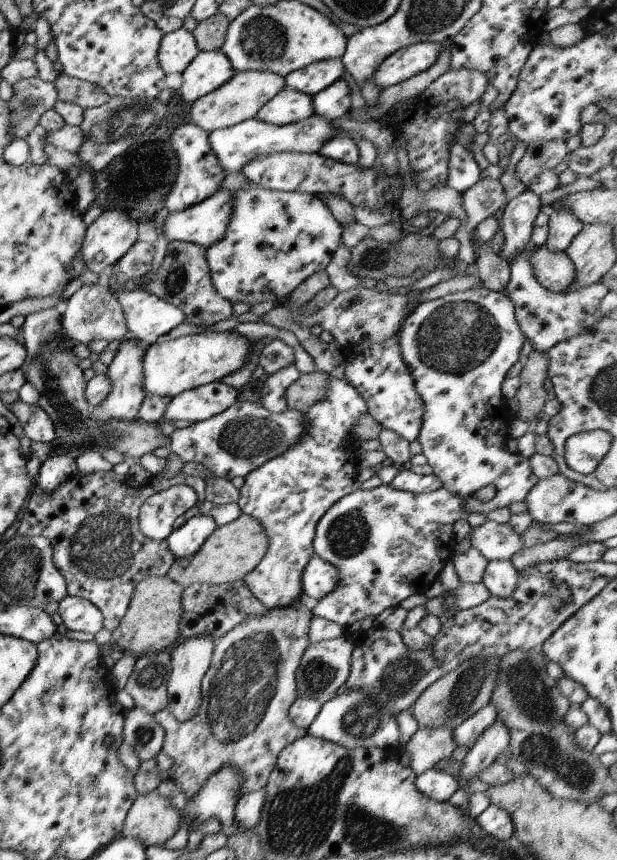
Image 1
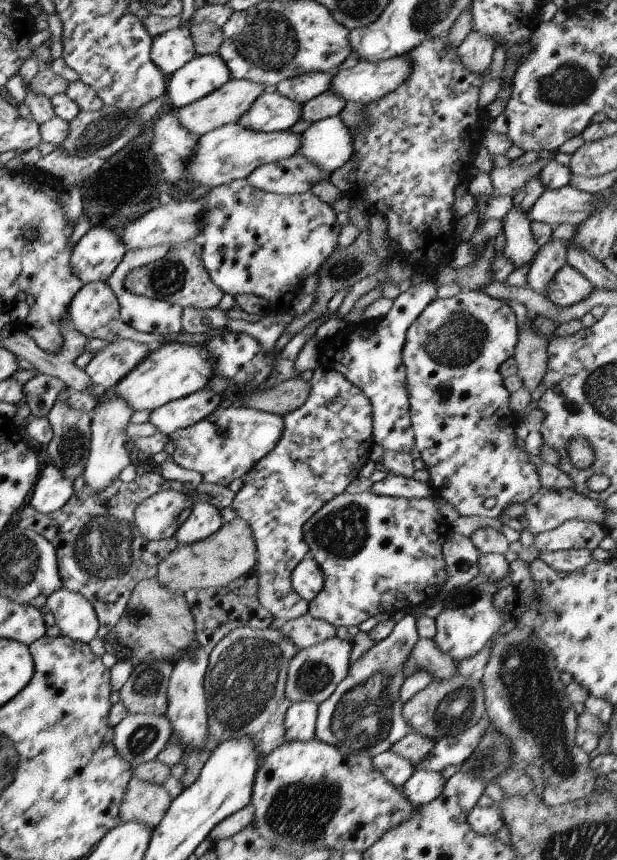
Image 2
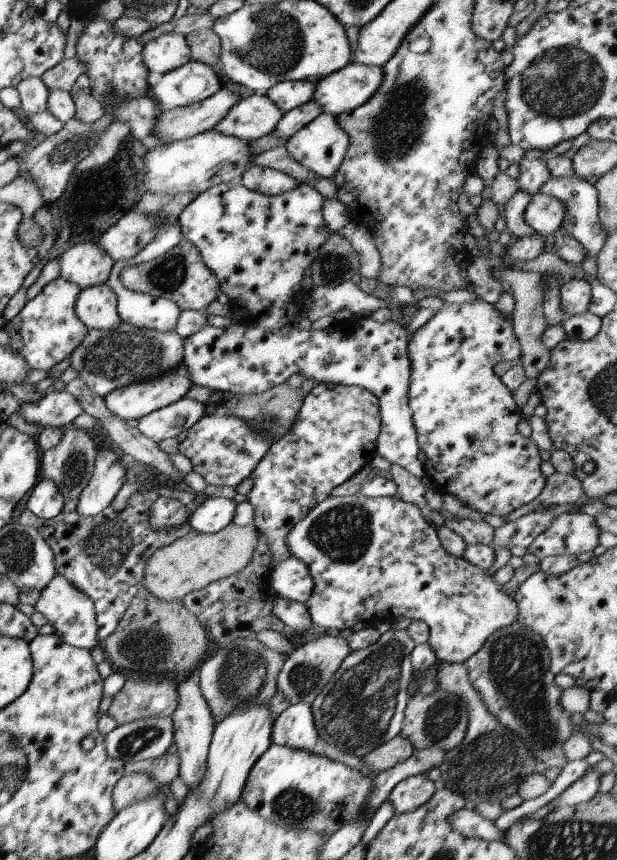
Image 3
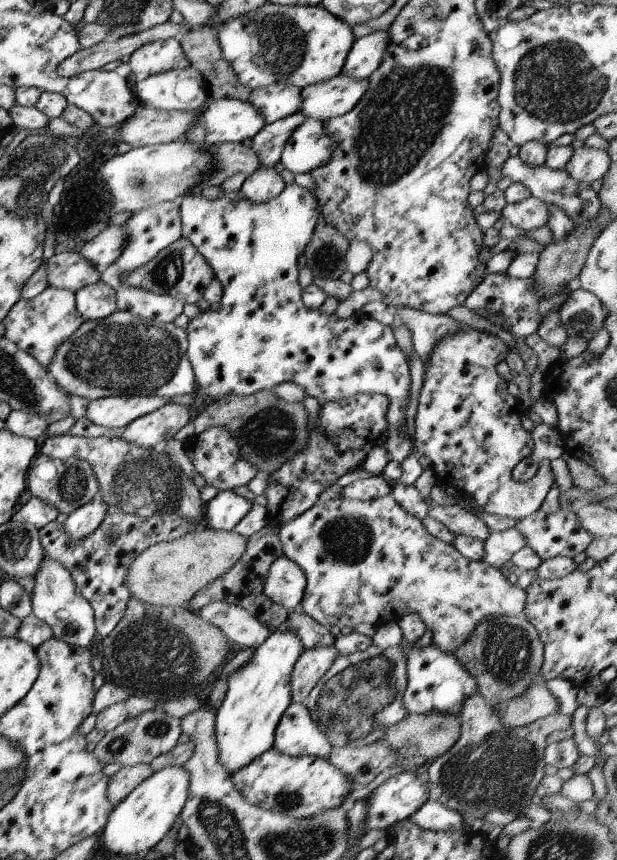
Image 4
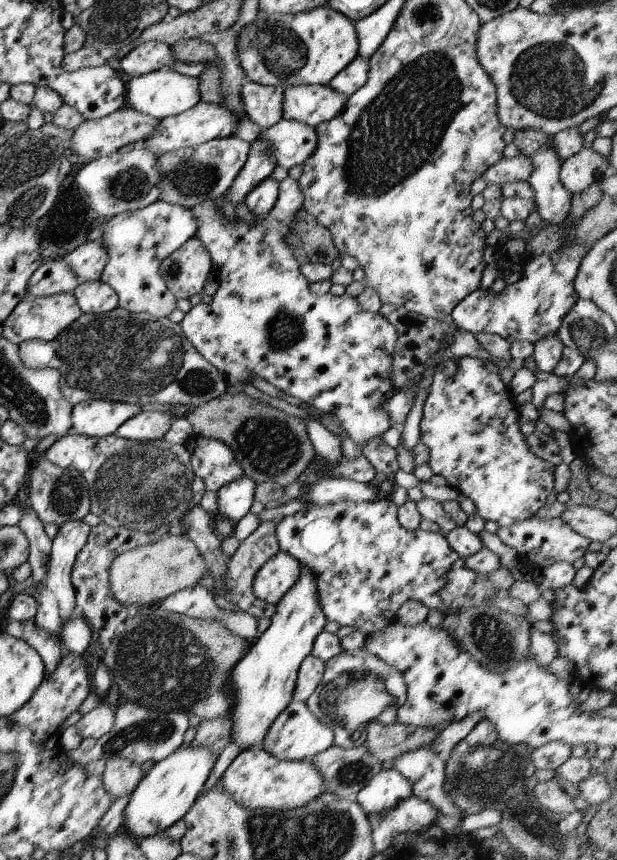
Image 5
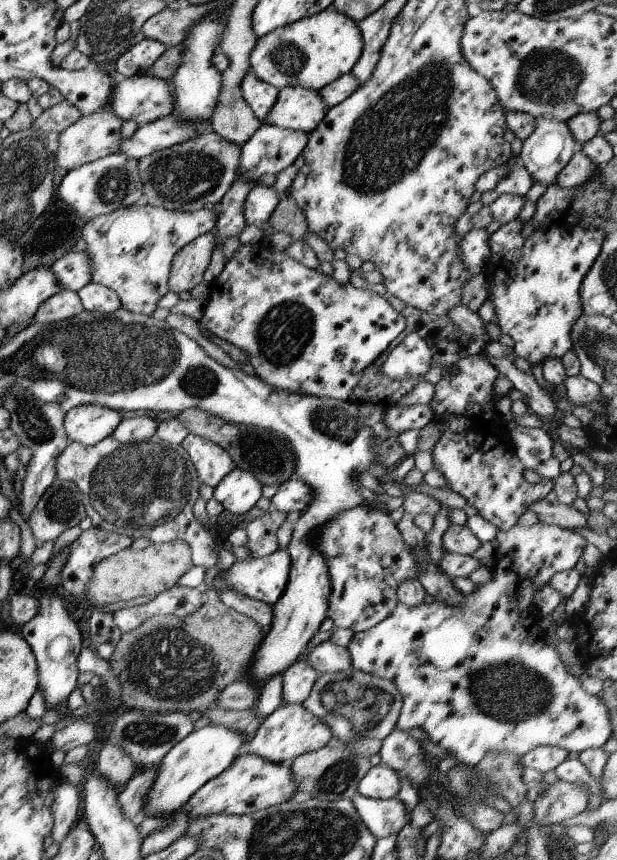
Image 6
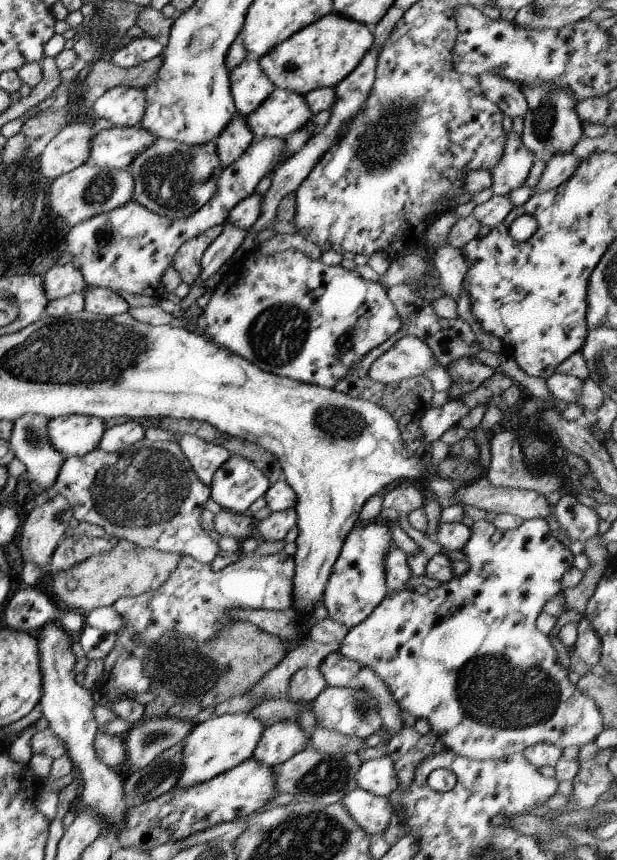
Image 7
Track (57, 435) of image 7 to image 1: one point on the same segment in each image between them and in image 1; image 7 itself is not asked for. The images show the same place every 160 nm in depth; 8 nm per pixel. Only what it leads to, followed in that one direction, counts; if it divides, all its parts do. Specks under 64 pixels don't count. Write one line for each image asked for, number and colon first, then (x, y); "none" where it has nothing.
1: (169, 368)
2: (170, 371)
3: (134, 400)
4: (112, 412)
5: (93, 418)
6: (87, 424)

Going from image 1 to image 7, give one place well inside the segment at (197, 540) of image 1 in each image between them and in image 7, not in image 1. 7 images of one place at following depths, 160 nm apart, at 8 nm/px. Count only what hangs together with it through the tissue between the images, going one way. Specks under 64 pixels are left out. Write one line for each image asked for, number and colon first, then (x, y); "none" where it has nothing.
2: (204, 519)
3: (212, 514)
4: (225, 509)
5: (234, 499)
6: (237, 492)
7: (237, 483)

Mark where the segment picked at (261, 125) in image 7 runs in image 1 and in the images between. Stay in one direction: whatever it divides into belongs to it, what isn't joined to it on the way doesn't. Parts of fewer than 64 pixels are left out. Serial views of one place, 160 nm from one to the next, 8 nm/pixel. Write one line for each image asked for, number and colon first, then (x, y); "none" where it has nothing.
1: (408, 62)
2: (367, 81)
3: (347, 88)
4: (337, 95)
5: (309, 104)
6: (295, 108)

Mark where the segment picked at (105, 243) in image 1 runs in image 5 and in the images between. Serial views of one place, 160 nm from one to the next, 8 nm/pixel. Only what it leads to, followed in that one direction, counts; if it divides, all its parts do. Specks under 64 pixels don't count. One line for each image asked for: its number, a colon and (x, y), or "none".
2: (97, 253)
3: (85, 264)
4: (68, 270)
5: (54, 276)

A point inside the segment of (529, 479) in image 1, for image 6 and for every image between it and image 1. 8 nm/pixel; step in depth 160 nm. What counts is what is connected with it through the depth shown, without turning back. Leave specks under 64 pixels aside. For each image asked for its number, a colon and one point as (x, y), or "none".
2: (463, 429)
3: (465, 420)
4: (466, 422)
5: (469, 425)
6: (474, 453)

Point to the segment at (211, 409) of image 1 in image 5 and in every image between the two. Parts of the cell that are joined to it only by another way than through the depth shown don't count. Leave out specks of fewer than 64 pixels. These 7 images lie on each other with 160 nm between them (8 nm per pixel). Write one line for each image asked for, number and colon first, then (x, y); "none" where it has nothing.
2: (175, 415)
3: (166, 422)
4: (151, 430)
5: (147, 425)

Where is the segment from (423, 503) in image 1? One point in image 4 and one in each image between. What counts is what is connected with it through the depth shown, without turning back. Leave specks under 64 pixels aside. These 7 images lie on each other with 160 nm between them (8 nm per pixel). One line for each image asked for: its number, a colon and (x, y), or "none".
2: (380, 554)
3: (371, 559)
4: (371, 561)

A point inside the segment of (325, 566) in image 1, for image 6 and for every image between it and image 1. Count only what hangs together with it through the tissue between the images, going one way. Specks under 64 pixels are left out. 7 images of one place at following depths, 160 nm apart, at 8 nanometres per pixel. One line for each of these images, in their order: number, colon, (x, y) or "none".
2: (306, 579)
3: (290, 579)
4: (284, 584)
5: (278, 574)
6: (263, 579)

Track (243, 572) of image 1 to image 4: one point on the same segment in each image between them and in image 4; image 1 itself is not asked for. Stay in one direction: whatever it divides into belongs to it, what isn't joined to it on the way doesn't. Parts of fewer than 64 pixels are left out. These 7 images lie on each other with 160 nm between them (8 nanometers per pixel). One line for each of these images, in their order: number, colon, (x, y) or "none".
2: (230, 552)
3: (195, 560)
4: (167, 574)

